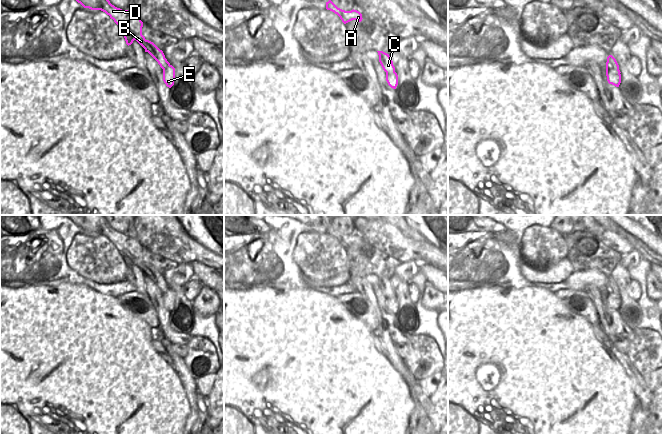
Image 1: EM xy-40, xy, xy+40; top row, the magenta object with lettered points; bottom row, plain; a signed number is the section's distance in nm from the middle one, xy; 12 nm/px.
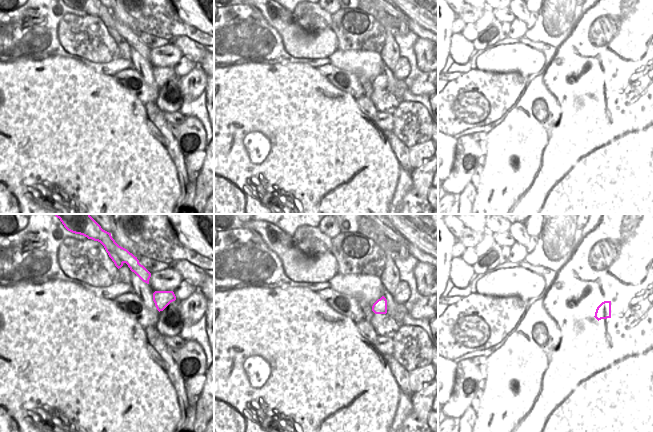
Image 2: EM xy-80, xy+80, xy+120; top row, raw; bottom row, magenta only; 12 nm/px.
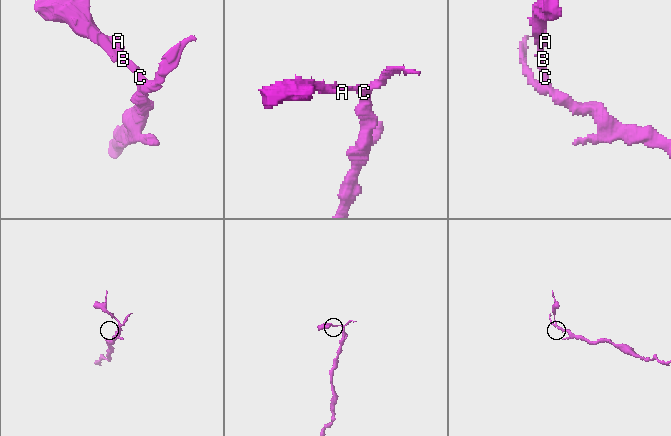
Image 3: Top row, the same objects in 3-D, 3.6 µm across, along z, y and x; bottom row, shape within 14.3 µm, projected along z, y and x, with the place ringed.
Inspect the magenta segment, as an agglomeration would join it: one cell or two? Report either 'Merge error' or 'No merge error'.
Merge error.

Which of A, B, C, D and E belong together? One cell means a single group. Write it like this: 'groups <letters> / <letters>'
groups A B C D / E

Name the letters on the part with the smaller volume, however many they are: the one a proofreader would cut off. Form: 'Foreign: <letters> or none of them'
Foreign: A, B, C, D

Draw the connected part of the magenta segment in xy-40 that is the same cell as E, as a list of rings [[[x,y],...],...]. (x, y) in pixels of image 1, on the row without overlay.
[[[169,289],[166,293],[163,294],[163,305],[169,312],[174,309],[175,292],[172,289]]]

